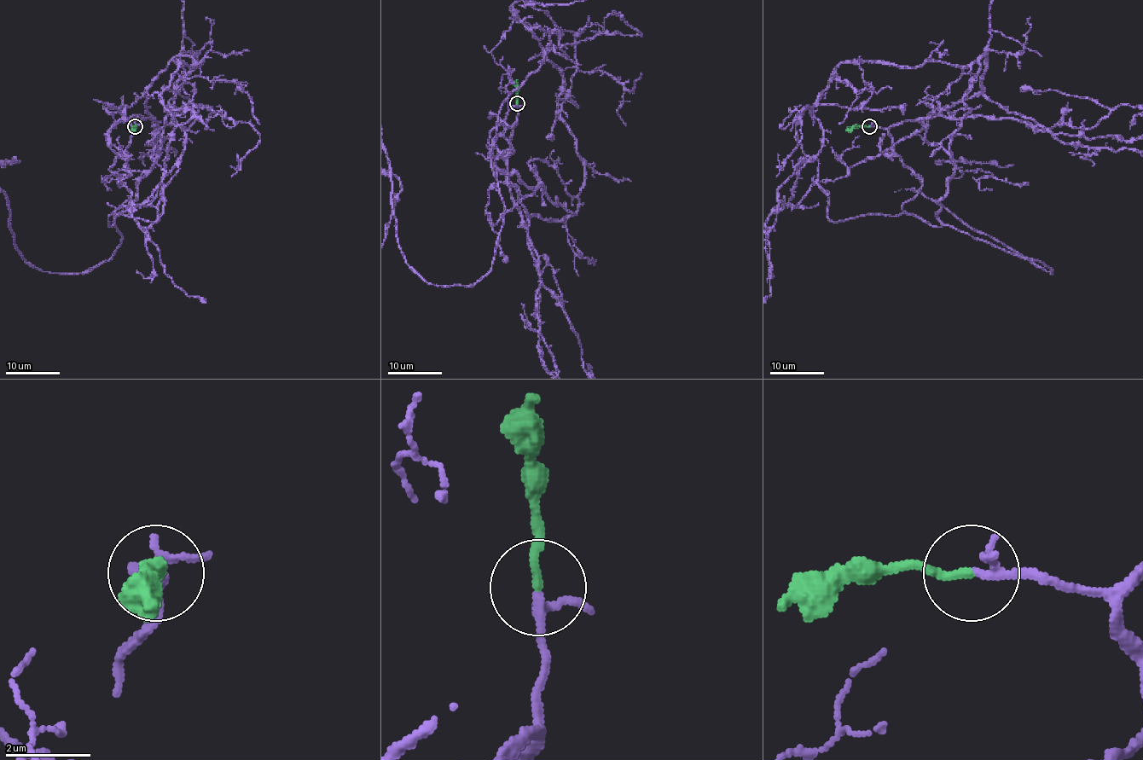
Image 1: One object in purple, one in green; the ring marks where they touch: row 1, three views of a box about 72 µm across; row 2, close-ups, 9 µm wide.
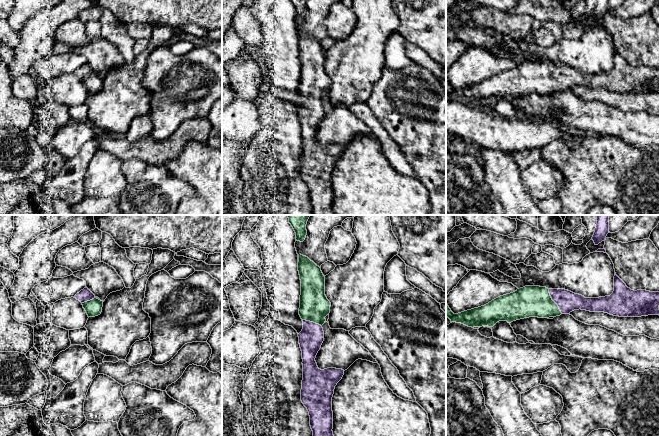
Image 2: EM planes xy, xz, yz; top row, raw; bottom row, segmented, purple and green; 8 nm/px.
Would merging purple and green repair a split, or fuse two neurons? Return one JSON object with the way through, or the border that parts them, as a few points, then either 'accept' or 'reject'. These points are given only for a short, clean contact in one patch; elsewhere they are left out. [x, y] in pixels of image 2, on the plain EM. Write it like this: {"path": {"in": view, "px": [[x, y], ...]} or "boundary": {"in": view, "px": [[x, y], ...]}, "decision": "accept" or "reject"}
{"path": {"in": "yz", "px": [[567, 77], [553, 76], [530, 77]]}, "decision": "accept"}

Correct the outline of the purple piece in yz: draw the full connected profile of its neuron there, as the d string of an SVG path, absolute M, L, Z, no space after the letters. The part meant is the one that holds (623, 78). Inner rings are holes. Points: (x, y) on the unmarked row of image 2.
M616 51L614 52L614 67L610 72L599 74L585 74L565 65L548 65L540 62L525 62L515 68L500 72L488 80L454 90L446 80L446 93L451 98L461 99L468 103L493 103L499 97L511 99L516 96L538 93L549 94L569 90L574 86L586 86L590 88L604 88L619 93L641 93L659 91L659 68L646 66L631 66Z

